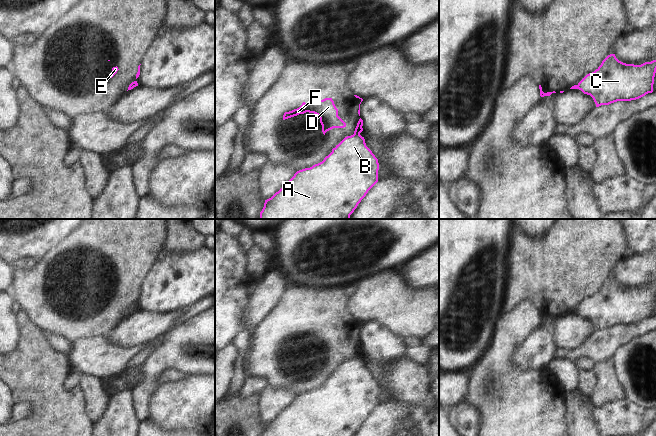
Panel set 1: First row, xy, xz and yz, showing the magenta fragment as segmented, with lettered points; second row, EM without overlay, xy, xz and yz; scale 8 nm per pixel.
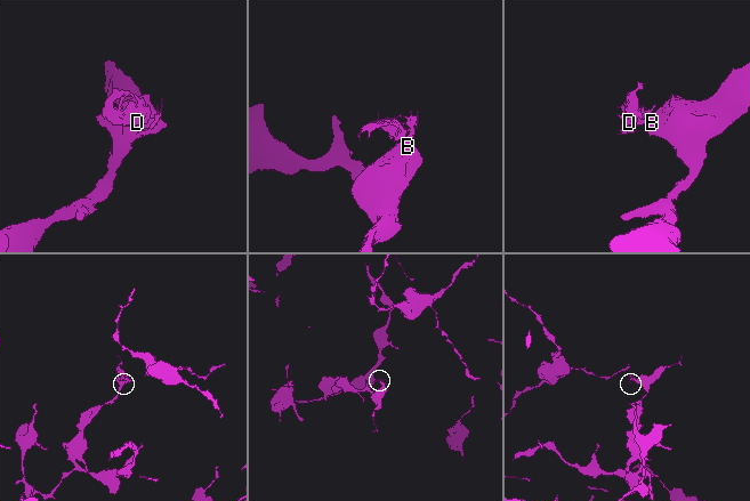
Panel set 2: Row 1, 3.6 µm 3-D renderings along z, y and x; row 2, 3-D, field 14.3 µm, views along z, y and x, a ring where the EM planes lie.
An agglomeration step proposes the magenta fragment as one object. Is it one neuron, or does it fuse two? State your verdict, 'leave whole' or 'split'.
split

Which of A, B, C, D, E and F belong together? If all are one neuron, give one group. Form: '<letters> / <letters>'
A B C / D E F

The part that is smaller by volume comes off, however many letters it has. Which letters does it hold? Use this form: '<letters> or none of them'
D, E, F

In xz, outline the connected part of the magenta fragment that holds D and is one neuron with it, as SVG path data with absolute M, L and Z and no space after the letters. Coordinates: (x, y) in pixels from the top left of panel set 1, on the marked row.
M325 98L323 100L313 99L309 103L303 102L299 108L285 112L283 120L306 112L314 113L319 116L324 135L333 128L346 127L346 123L338 116L338 109L332 98Z

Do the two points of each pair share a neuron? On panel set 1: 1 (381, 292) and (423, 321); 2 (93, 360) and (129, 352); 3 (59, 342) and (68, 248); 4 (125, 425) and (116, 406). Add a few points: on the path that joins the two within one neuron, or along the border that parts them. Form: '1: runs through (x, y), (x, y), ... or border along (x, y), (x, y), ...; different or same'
1: runs through (391, 302), (406, 312), (413, 313); same
2: runs through (102, 359), (116, 359), (120, 356); same
3: border along (49, 335), (59, 335), (69, 343); different
4: runs through (122, 420), (121, 411); same

